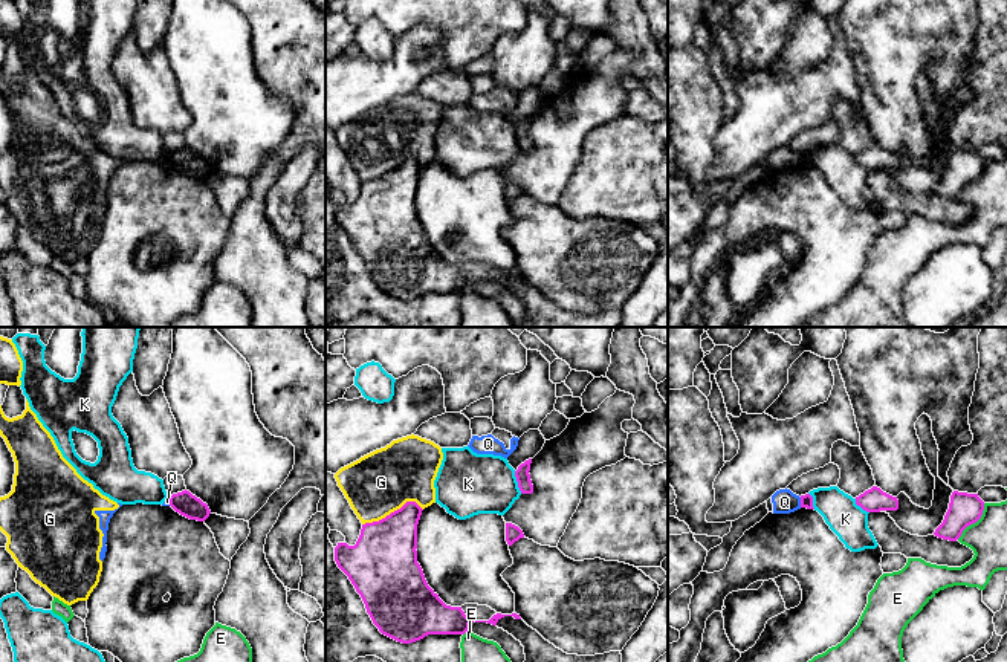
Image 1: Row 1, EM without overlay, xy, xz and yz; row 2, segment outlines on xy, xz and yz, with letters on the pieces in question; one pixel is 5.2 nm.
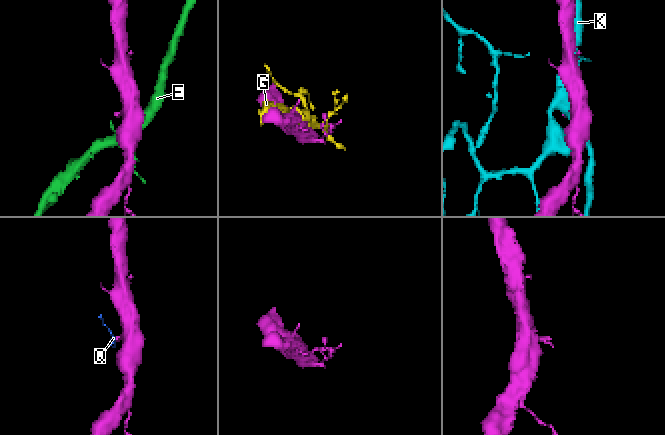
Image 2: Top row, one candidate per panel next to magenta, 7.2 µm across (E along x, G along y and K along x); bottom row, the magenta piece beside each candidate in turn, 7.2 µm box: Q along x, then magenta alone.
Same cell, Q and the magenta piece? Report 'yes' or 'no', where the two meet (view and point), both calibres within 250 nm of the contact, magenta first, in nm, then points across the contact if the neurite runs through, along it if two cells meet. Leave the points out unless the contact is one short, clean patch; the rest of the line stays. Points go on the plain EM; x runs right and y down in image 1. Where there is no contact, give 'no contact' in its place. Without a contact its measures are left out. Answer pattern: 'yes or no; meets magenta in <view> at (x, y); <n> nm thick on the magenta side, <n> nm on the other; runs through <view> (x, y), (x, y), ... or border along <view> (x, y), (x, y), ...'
no; meets magenta in yz at (801, 159); 60 nm thick on the magenta side, 130 nm on the other; border along yz (799, 155), (801, 164)

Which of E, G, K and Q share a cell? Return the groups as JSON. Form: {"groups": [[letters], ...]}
{"groups": [["E"], ["G", "Q"], ["K"]]}

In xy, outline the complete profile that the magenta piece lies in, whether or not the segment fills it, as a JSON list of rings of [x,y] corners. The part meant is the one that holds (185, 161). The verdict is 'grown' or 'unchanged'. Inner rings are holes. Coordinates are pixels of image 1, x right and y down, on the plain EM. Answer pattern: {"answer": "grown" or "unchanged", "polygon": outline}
{"answer": "unchanged", "polygon": [[[186,147],[170,153],[170,164],[180,173],[197,179],[205,179],[211,171],[208,162]]]}

